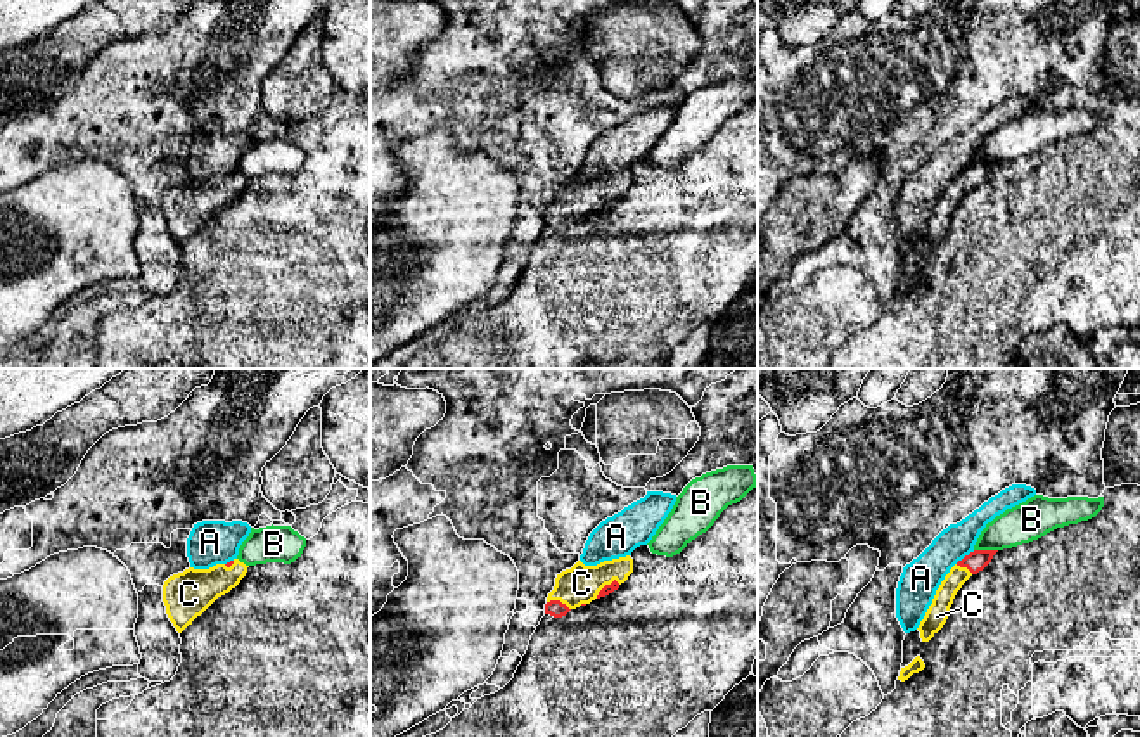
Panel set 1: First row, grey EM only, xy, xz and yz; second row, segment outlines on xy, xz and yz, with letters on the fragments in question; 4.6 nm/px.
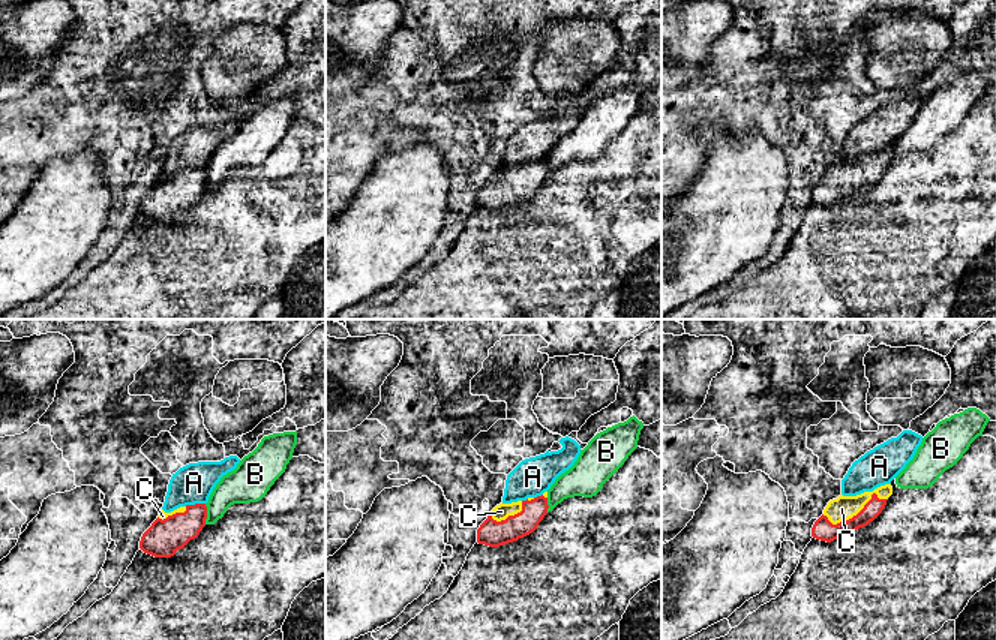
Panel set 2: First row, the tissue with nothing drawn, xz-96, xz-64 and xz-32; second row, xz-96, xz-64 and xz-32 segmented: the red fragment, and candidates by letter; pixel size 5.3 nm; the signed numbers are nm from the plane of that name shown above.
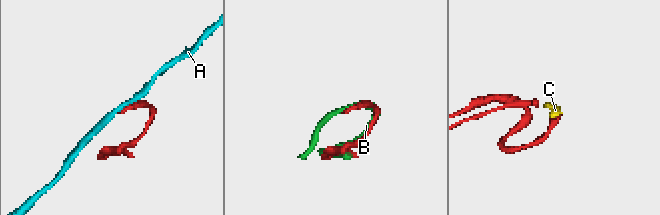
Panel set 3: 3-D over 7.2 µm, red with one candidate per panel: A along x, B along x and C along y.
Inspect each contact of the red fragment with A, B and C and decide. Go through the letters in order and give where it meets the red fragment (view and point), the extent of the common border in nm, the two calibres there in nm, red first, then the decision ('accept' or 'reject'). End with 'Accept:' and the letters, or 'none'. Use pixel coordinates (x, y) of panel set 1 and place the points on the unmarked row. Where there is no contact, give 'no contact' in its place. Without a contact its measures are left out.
A: contact yz (966, 168); length 110 nm; calibres 100 and 180 nm; reject
B: contact yz (986, 163); length 110 nm; calibres 100 and 180 nm; reject
C: contact xz (606, 198); length 140 nm; calibres 50 and 180 nm; accept
Accept: C

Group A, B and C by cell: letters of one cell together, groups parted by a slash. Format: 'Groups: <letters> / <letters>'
Groups: A / B / C

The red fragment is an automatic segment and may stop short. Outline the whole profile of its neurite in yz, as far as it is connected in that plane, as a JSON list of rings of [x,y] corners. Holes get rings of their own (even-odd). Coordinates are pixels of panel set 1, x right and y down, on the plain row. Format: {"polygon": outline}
{"polygon": [[[974,163],[950,182],[917,240],[922,254],[929,254],[943,240],[957,204],[972,187],[983,183],[996,164],[998,163]]]}

